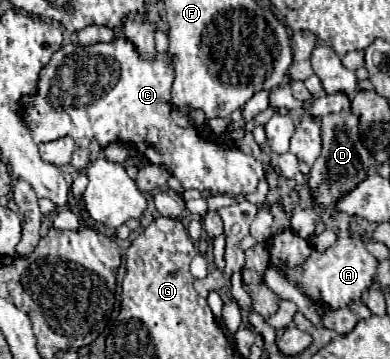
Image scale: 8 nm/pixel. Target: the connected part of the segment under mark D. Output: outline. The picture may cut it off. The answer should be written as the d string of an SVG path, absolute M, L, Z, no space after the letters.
M352 112L322 116L322 154L316 158L316 164L312 164L308 174L308 192L312 204L310 208L300 208L292 214L290 226L296 234L314 234L318 222L334 218L338 212L336 200L352 192L352 188L356 188L356 184L368 176L372 158L360 140L358 126L360 118Z

